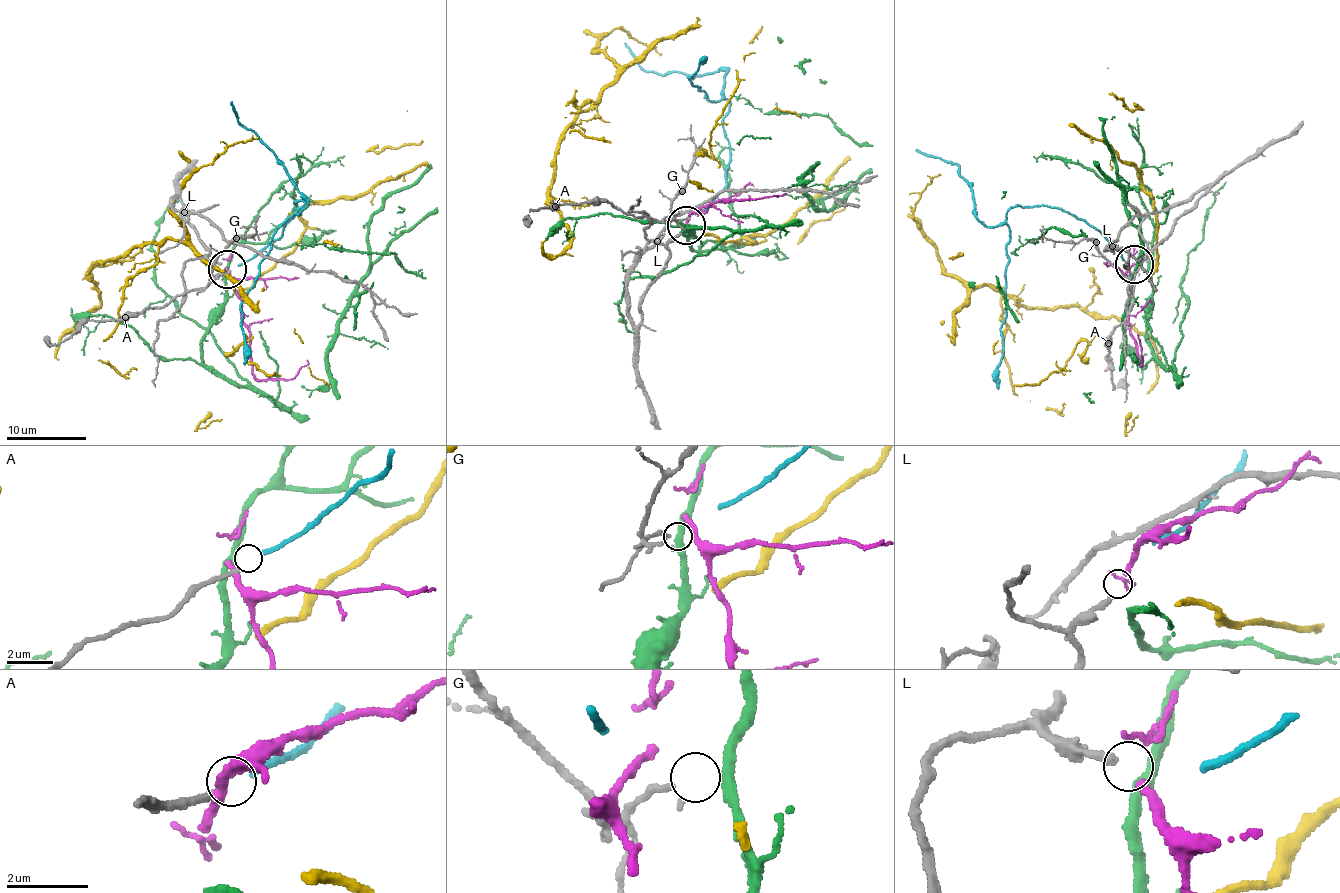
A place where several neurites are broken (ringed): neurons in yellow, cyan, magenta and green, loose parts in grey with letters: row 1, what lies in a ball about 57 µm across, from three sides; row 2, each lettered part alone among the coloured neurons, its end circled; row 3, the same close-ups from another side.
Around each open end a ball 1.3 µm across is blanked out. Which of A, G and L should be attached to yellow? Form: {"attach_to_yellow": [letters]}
{"attach_to_yellow": []}

